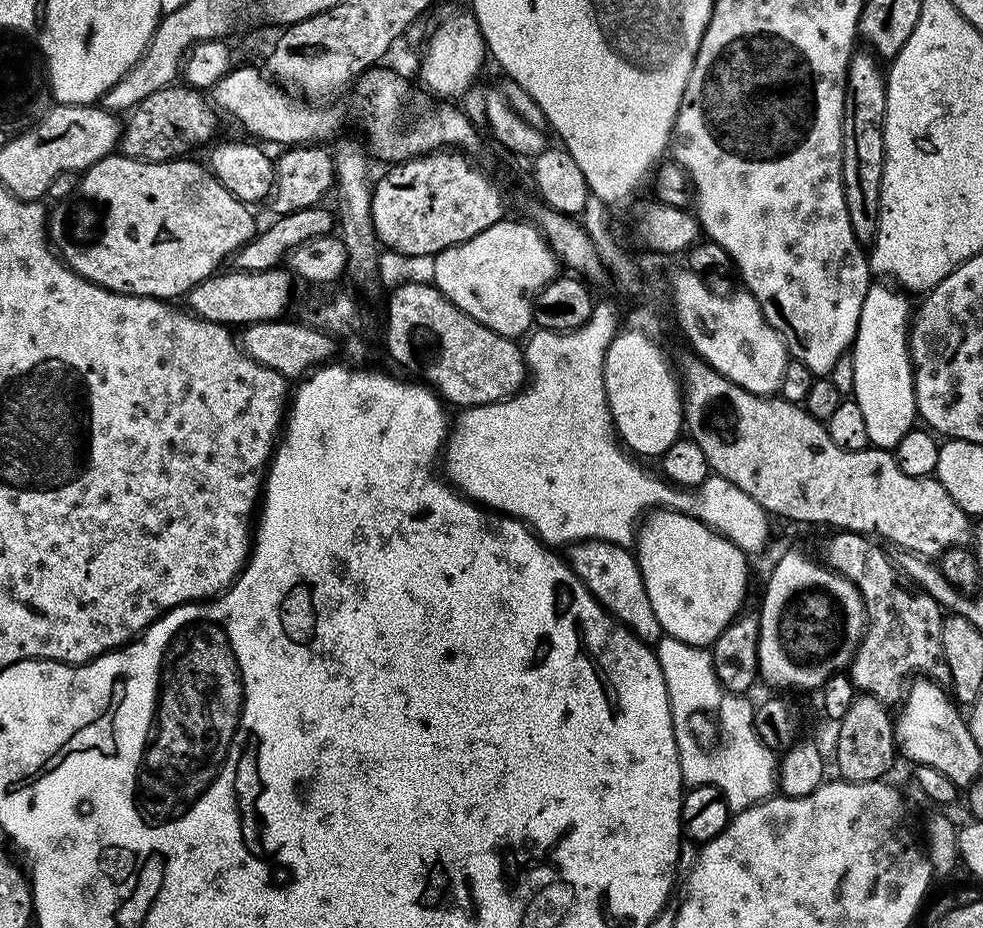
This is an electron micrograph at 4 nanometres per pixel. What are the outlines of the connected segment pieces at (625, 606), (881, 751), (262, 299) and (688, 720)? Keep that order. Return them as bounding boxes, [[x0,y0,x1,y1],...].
[[566,540,661,642],[836,696,898,783],[187,266,293,326],[654,636,774,810]]

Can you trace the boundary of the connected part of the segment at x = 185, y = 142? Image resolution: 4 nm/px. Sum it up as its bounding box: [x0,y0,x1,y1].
[119,86,218,162]

